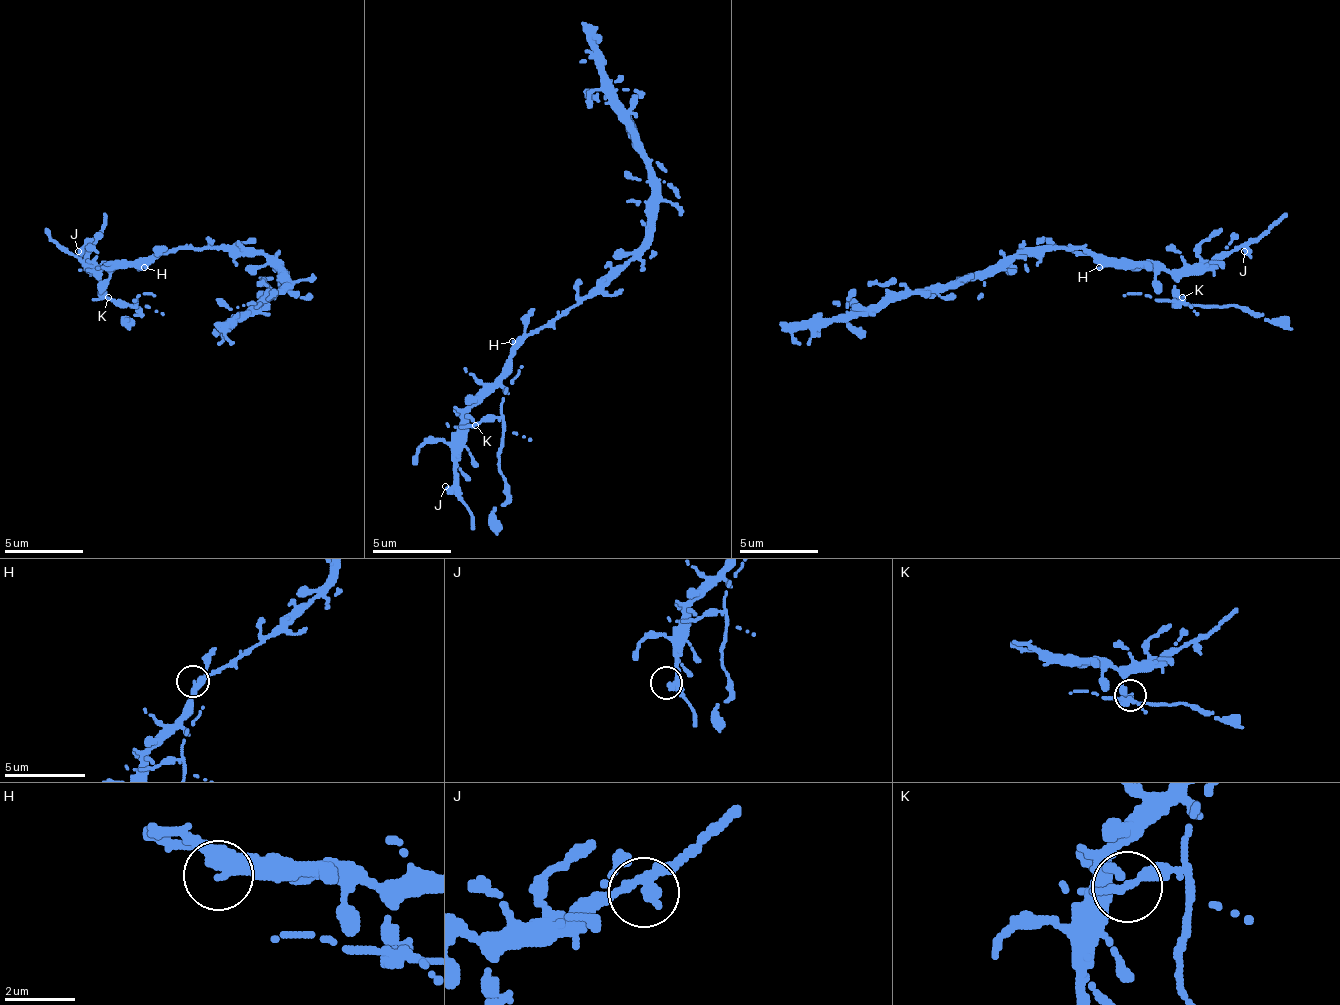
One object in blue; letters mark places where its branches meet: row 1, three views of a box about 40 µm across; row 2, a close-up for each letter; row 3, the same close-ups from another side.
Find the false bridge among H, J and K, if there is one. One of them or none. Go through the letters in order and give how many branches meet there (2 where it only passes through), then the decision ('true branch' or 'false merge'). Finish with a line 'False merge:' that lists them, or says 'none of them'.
H: 2 branches meet; true branch
J: 2 branches meet; true branch
K: 2 branches meet; false merge
False merge: K

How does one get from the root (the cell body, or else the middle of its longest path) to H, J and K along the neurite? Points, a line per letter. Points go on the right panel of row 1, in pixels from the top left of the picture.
H: (1063, 247), (1079, 247), (1087, 251), (1099, 267)
J: (1063, 247), (1095, 251), (1107, 259), (1162, 263), (1169, 271), (1205, 271), (1224, 251), (1240, 247), (1244, 251)
K: (1063, 247), (1095, 251), (1107, 259), (1162, 263), (1177, 282), (1173, 290), (1181, 298)

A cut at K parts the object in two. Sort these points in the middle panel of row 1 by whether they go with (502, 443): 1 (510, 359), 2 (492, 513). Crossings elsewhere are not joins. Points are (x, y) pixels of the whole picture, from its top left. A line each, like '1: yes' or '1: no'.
1: no
2: yes

